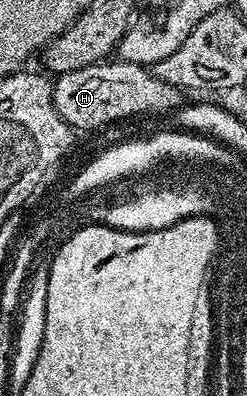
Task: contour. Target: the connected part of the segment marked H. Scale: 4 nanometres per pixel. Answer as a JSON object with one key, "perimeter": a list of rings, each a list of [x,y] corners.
{"perimeter":[[[119,59],[82,67],[82,71],[61,73],[55,78],[52,87],[58,115],[62,115],[66,124],[76,131],[100,129],[111,121],[124,121],[127,117],[140,117],[143,113],[167,114],[181,104],[180,97],[181,90],[158,79],[151,68]]]}

